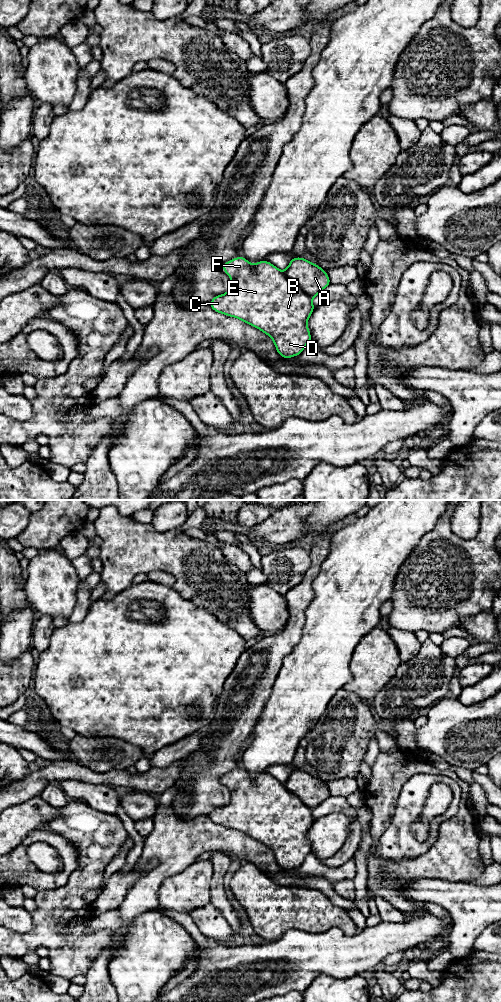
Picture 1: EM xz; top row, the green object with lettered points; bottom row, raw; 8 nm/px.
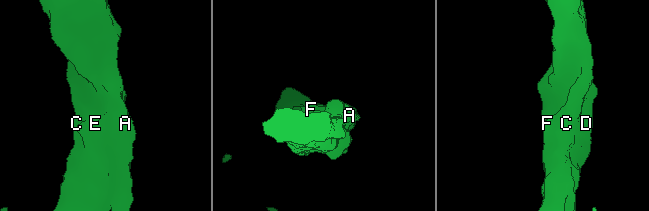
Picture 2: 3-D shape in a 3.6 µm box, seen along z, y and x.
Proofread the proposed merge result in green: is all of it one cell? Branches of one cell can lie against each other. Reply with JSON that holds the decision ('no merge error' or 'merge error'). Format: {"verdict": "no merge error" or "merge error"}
{"verdict": "no merge error"}

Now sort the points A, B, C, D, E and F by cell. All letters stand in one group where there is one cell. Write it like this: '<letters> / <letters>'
A B C D E F

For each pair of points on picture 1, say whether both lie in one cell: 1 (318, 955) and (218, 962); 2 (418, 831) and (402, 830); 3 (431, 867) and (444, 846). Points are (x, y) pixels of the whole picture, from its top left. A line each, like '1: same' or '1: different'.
1: same
2: different
3: same

